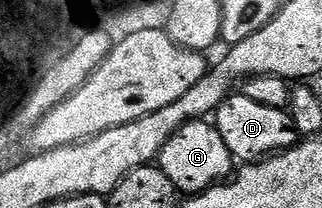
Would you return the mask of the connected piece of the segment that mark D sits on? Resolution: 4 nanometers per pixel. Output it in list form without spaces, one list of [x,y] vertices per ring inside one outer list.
[[[240,94],[226,97],[226,101],[214,113],[212,123],[238,162],[257,162],[294,147],[300,140],[287,109],[260,106],[260,102],[252,102],[252,98],[244,98]]]

